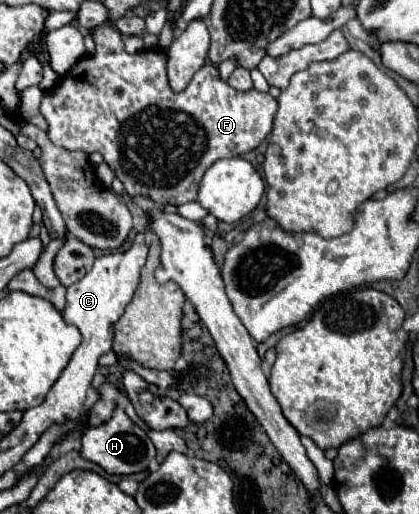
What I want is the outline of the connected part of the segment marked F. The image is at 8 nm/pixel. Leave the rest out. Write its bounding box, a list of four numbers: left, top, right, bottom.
[40,24,278,206]

